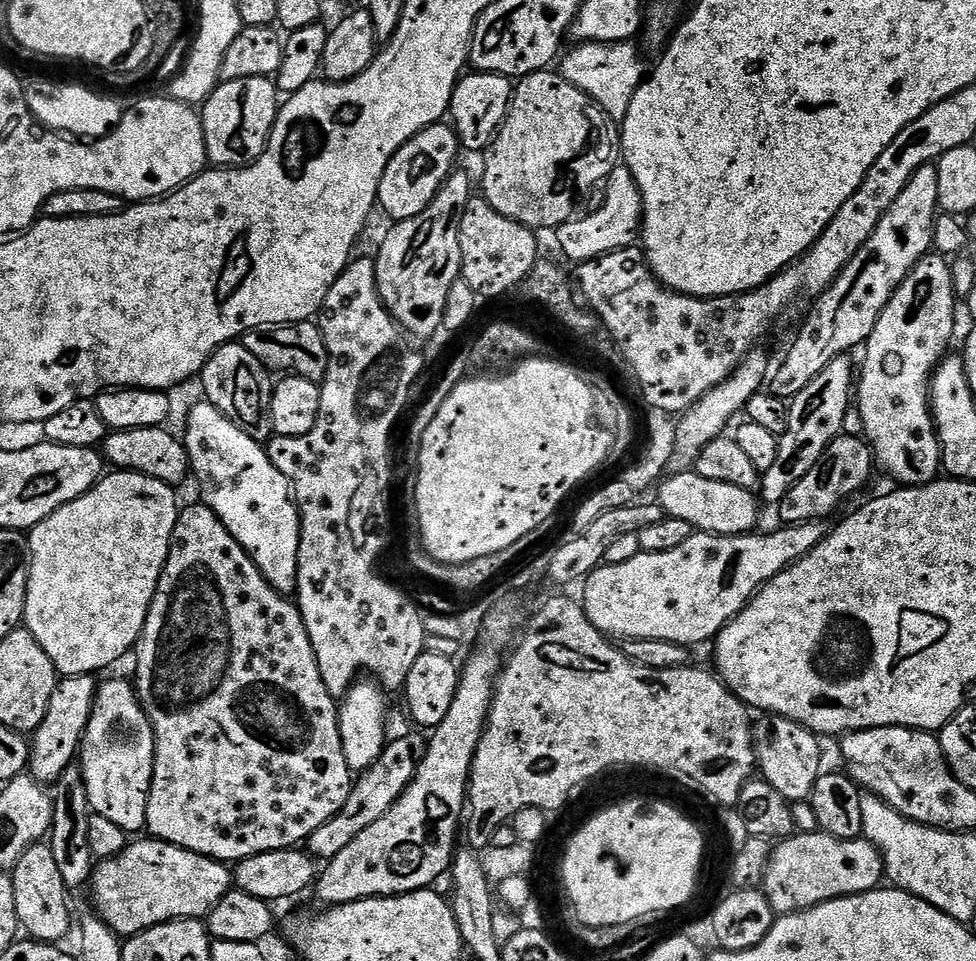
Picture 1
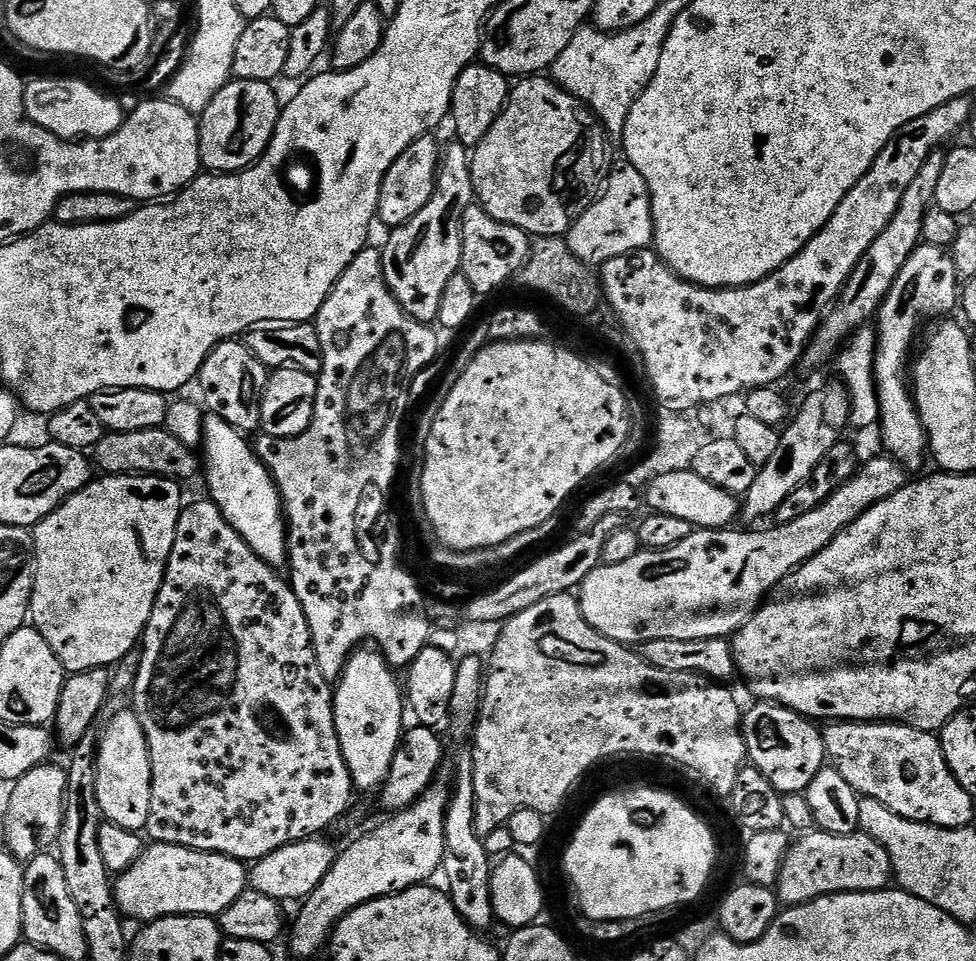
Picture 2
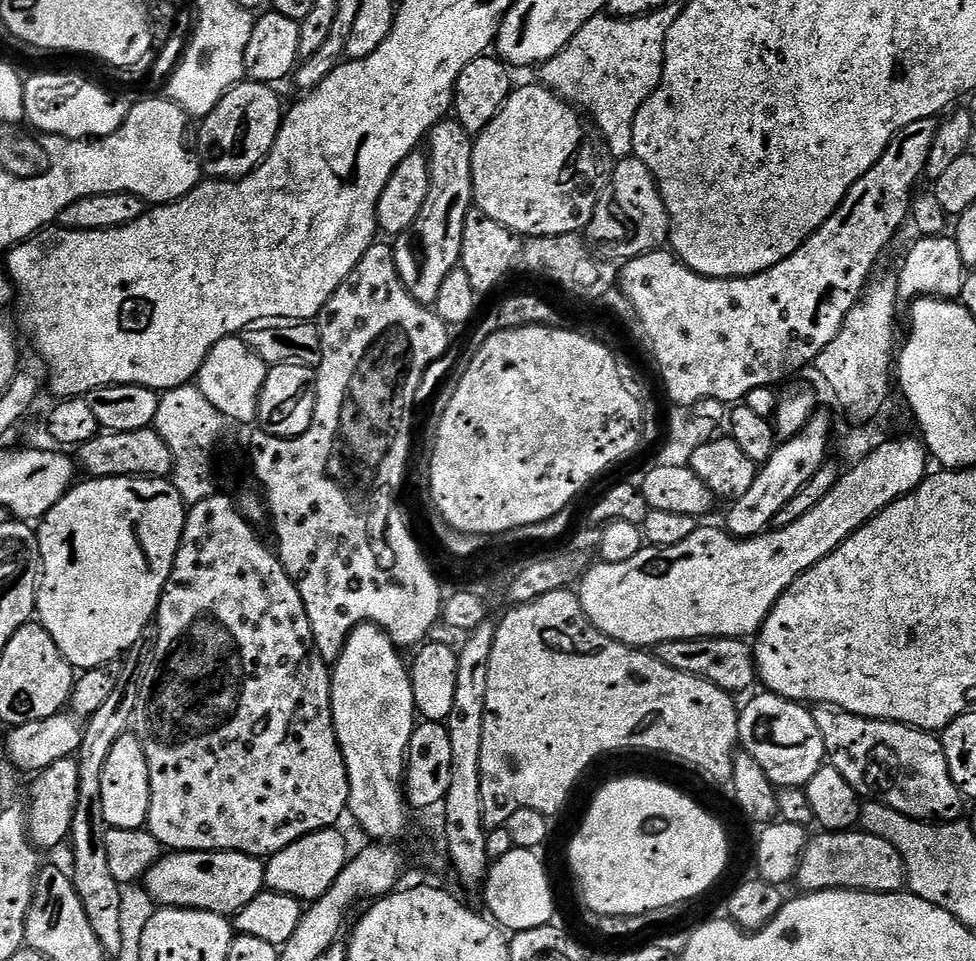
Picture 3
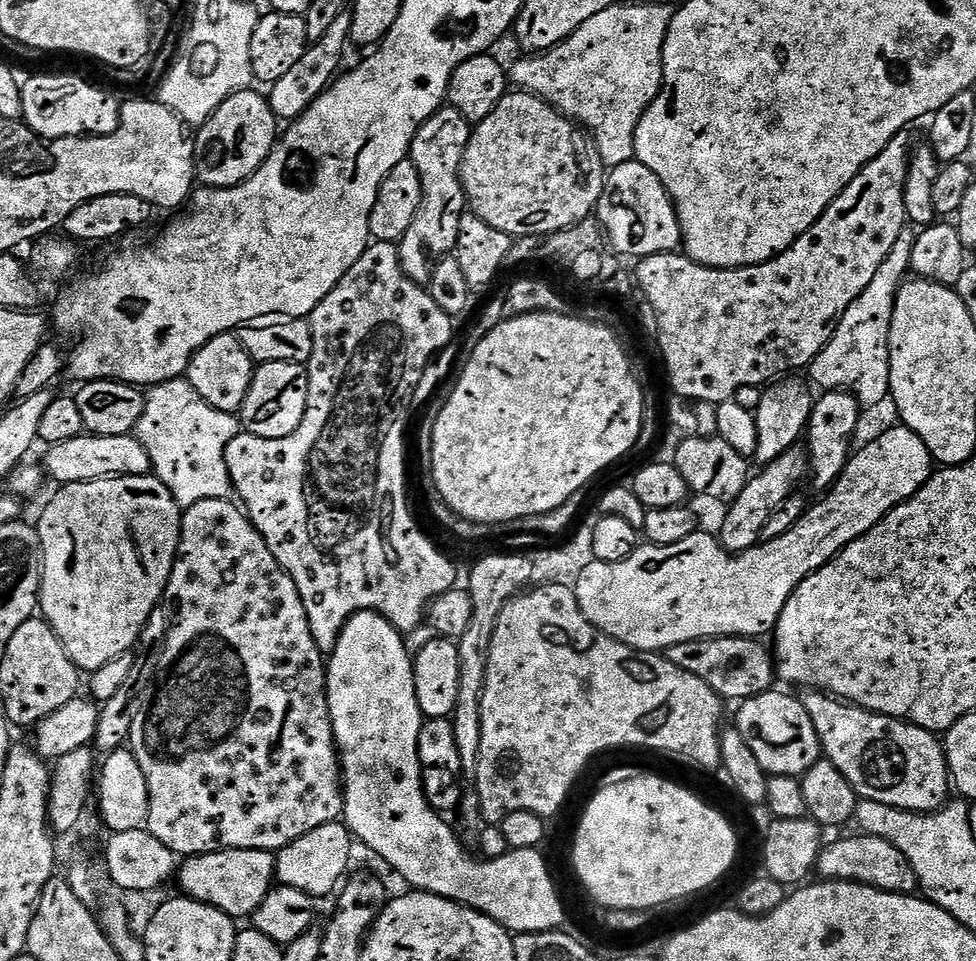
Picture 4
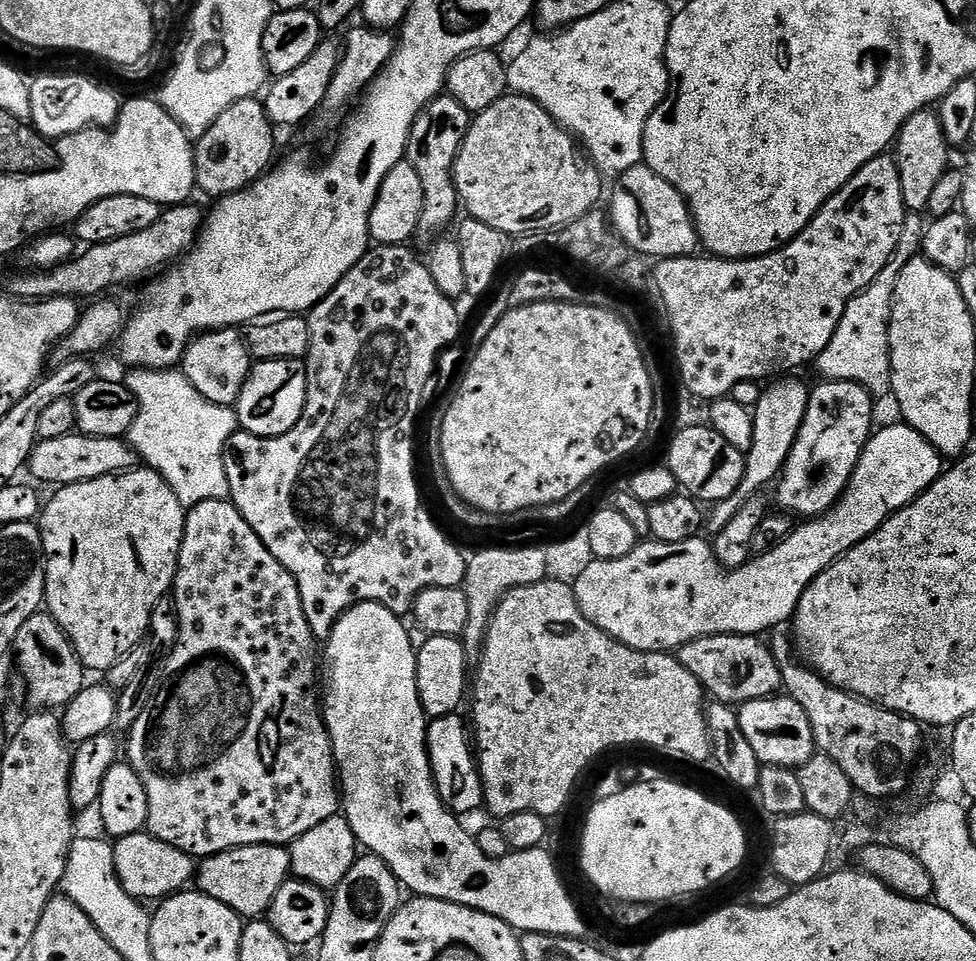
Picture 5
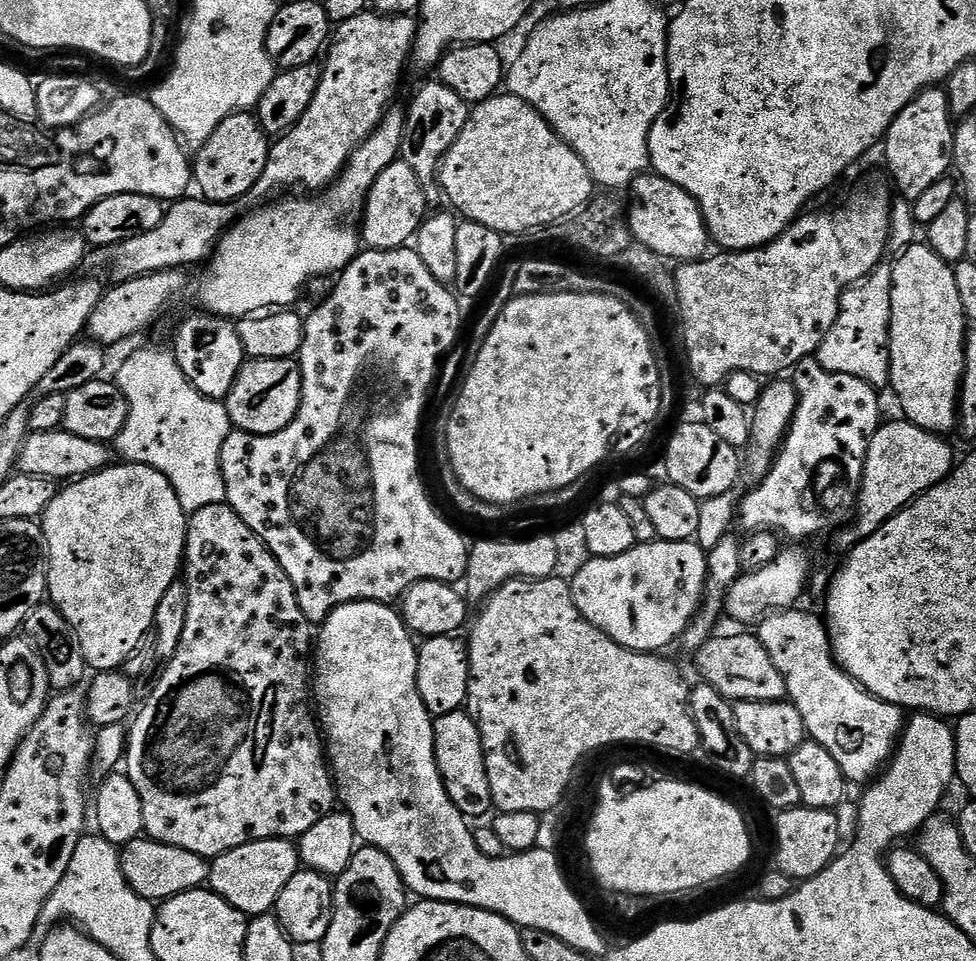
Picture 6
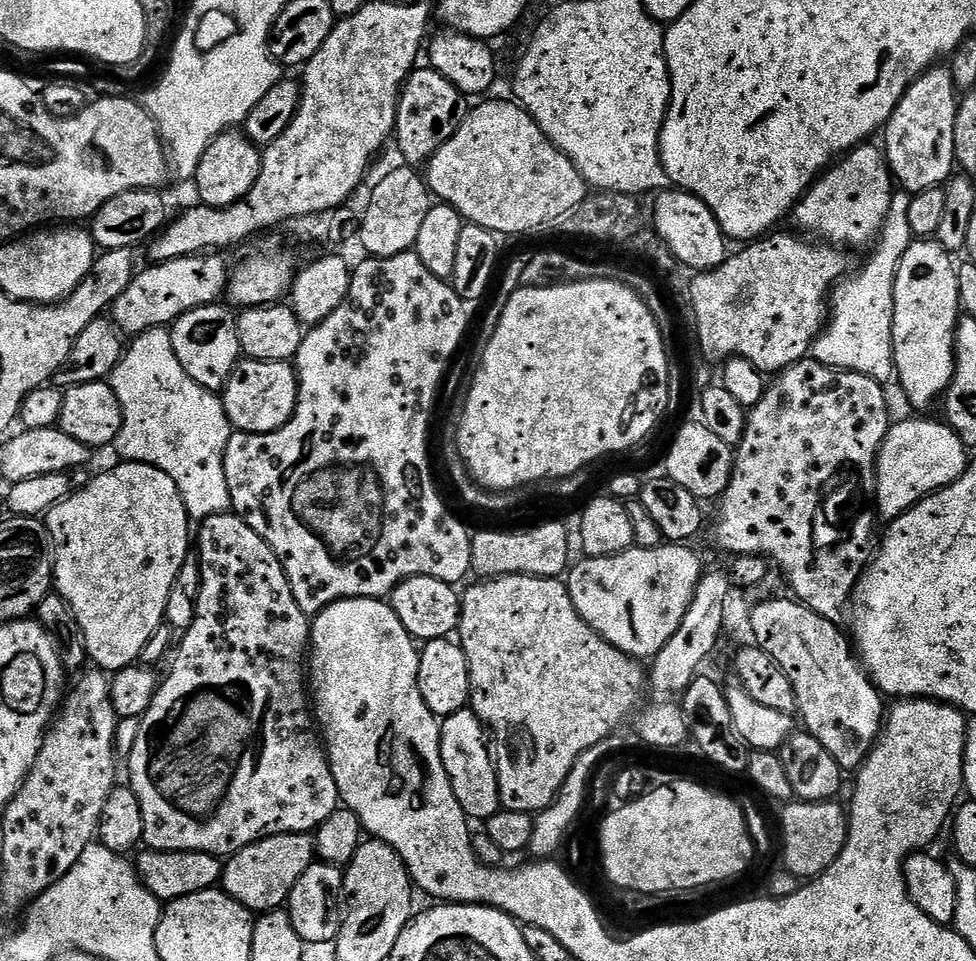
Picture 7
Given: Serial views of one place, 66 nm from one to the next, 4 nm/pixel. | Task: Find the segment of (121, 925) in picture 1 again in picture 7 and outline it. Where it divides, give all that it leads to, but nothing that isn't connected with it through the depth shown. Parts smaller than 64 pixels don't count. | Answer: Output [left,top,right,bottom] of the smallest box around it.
[222,832,316,914]

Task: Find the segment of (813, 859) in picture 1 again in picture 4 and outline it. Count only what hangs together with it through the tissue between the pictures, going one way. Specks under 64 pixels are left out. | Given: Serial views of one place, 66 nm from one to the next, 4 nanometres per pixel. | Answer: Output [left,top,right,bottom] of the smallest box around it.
[816,838,917,894]

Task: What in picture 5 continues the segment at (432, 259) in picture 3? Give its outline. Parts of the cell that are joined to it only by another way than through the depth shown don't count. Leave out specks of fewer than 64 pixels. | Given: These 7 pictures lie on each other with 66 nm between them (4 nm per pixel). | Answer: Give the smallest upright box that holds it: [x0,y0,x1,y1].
[406,94,474,238]

